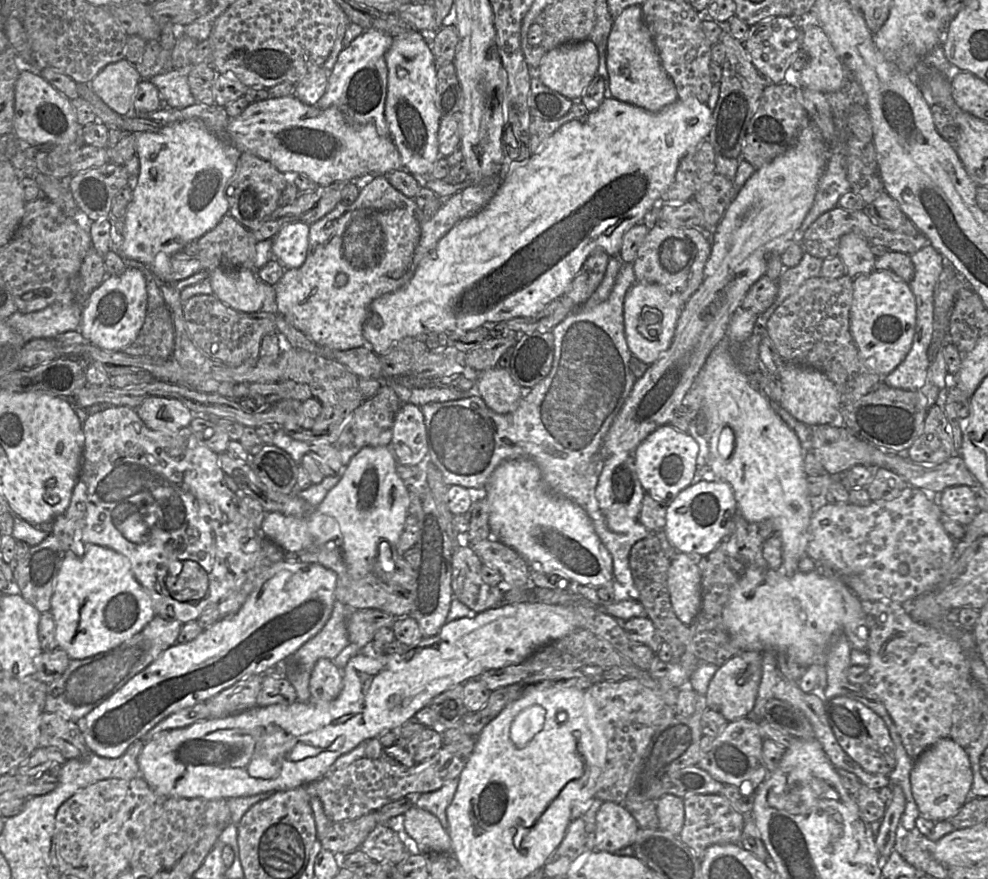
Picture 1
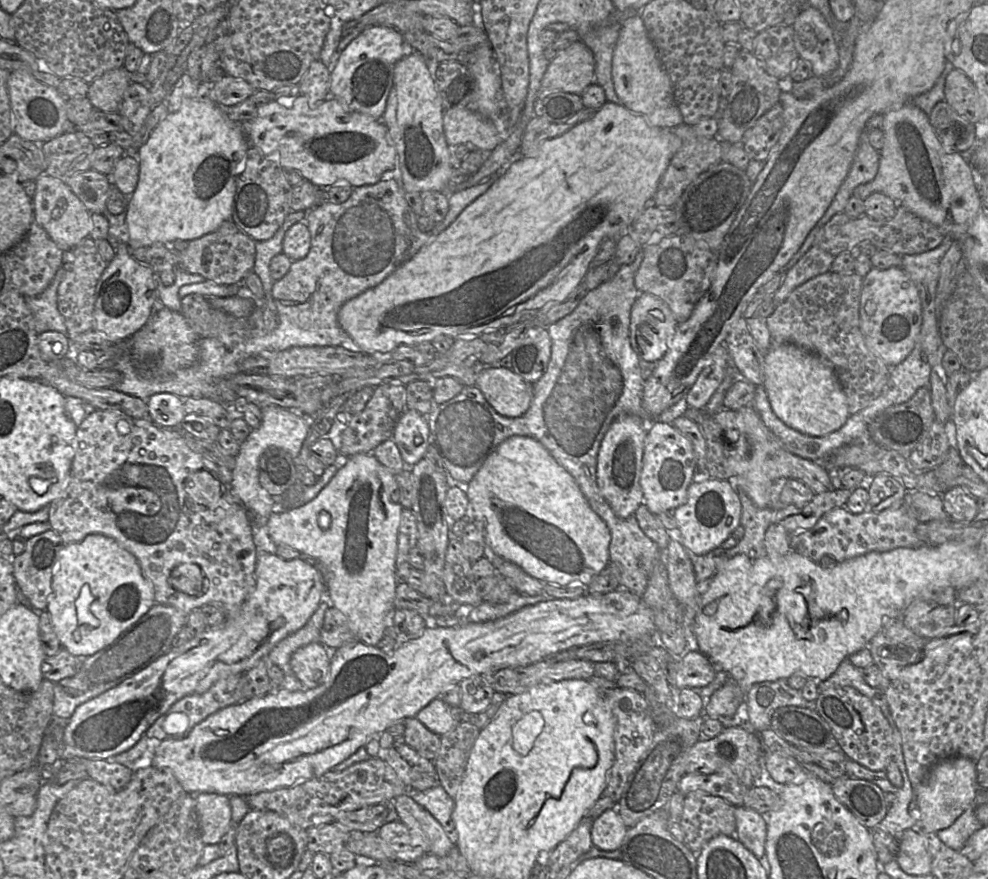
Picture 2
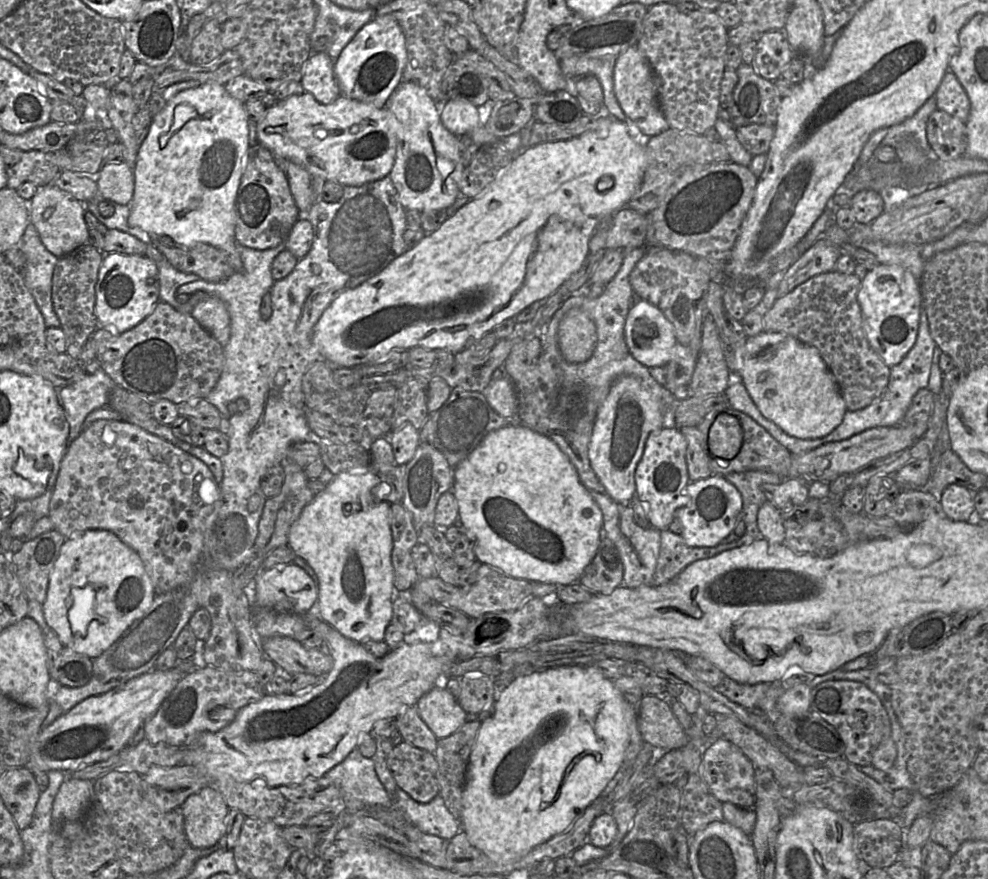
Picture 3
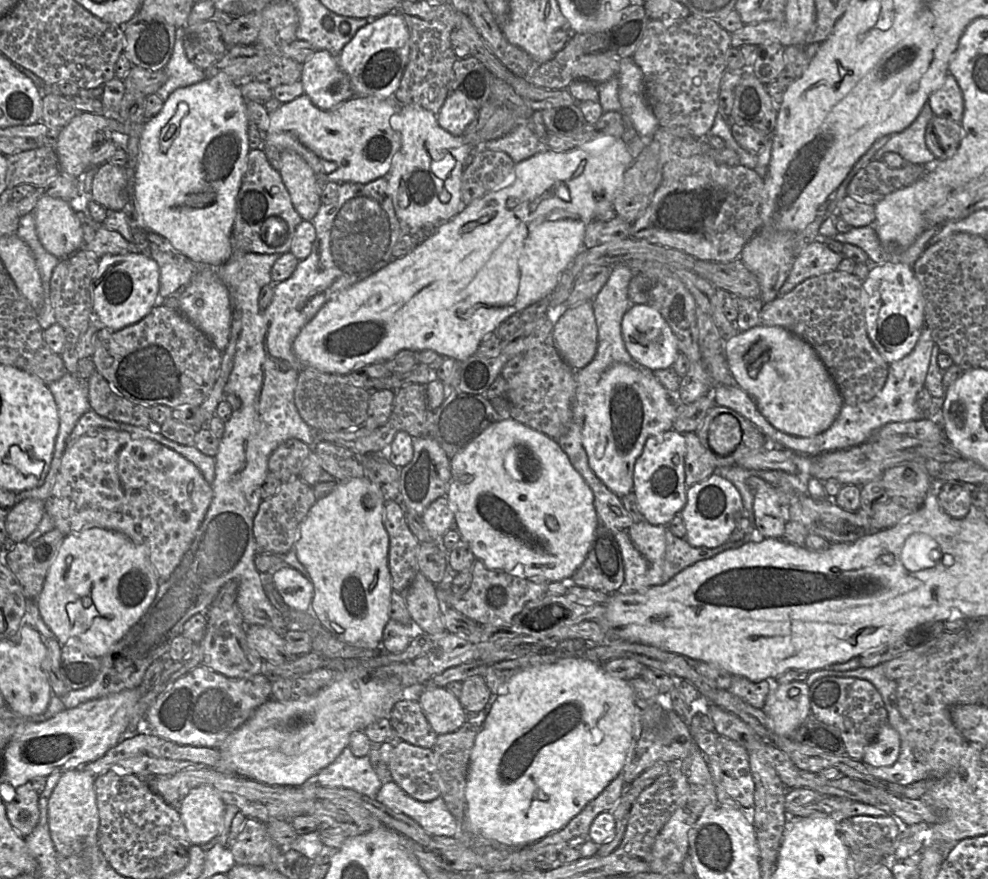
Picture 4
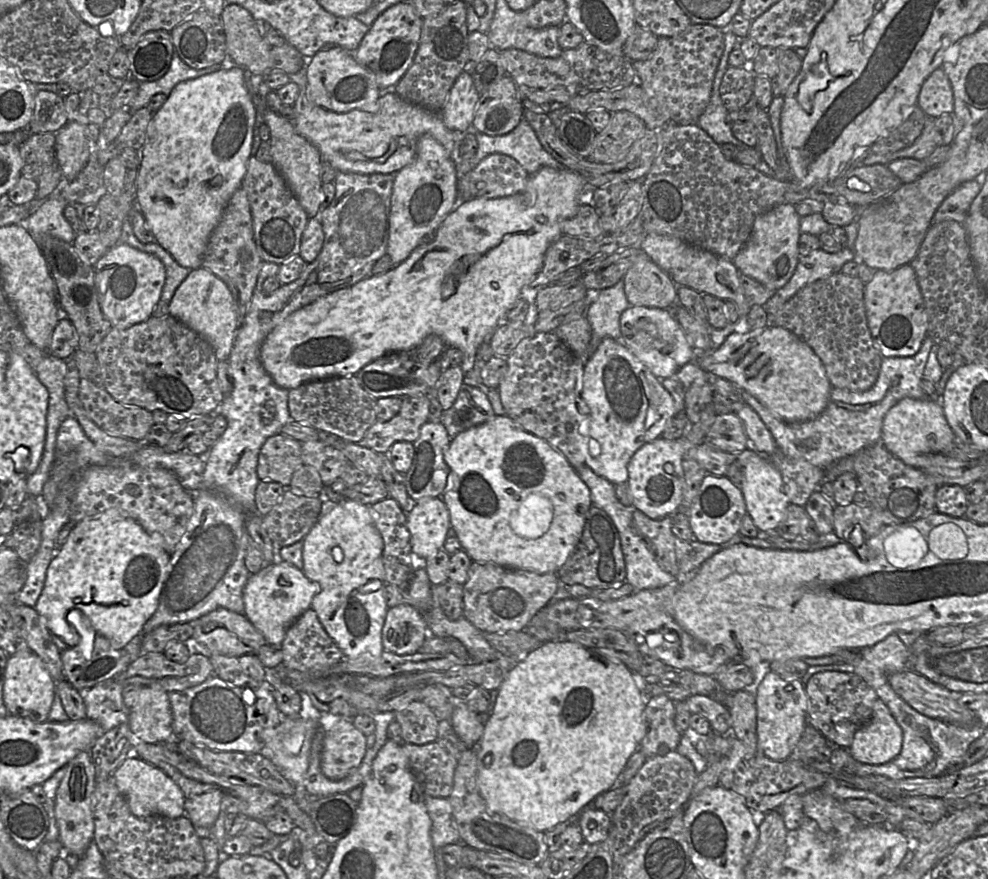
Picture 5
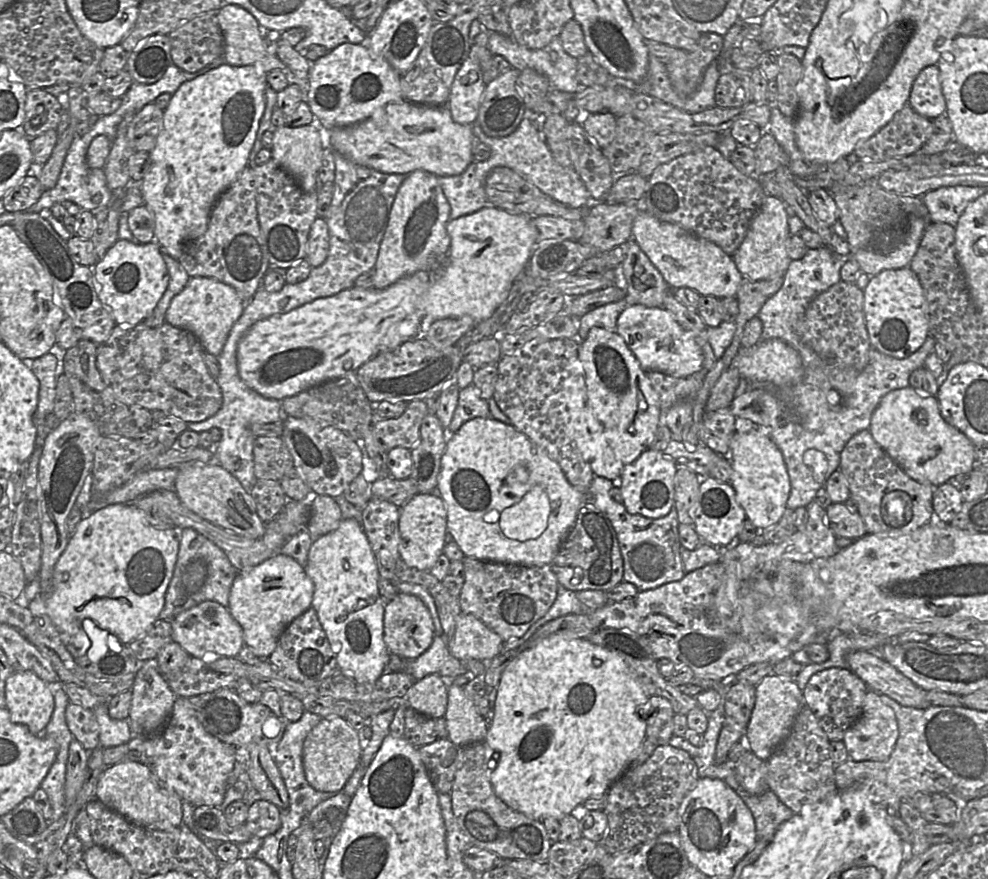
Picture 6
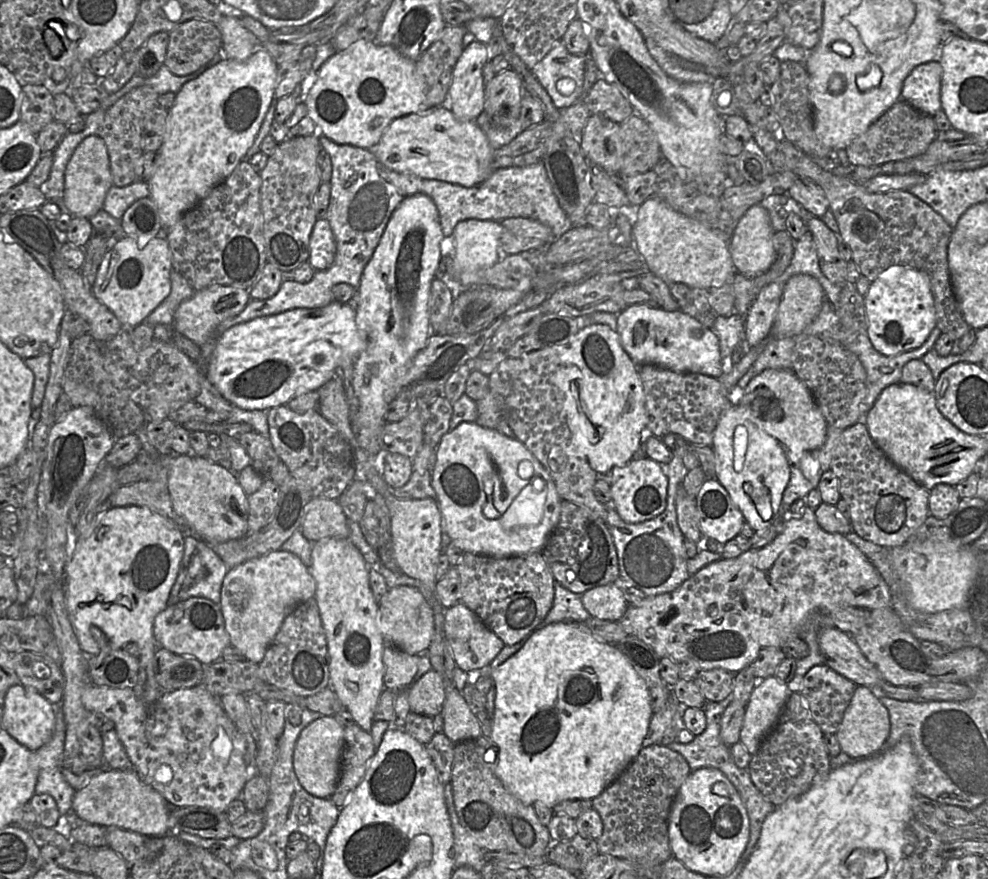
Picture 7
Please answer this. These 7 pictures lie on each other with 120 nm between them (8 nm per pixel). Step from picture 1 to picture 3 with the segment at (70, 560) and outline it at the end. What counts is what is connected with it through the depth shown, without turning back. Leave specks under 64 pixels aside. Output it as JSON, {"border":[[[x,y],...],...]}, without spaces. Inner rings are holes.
{"border":[[[90,529],[66,538],[51,571],[42,609],[48,626],[57,634],[63,646],[93,660],[124,635],[151,606],[155,596],[151,579],[138,553],[113,532]]]}

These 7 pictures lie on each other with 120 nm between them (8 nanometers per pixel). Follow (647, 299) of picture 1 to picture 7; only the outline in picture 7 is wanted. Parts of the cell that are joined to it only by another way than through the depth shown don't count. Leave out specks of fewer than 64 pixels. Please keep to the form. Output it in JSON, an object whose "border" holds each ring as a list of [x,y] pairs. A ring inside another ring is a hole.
{"border":[[[633,304],[617,314],[620,343],[638,365],[652,364],[678,373],[699,373],[719,378],[733,368],[732,356],[722,359],[717,335],[682,310],[666,311],[659,306]]]}

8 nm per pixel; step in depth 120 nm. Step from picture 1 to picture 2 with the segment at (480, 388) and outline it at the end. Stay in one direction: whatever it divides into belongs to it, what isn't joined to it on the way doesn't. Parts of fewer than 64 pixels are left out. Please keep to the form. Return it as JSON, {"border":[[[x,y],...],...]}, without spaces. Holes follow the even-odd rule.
{"border":[[[485,367],[478,375],[475,386],[501,416],[520,417],[531,405],[533,385],[511,369]]]}

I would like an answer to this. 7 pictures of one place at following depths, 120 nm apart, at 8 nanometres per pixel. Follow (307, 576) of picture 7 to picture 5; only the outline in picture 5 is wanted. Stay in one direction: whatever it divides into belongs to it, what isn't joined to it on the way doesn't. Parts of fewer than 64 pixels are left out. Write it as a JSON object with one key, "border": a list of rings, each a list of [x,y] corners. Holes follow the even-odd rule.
{"border":[[[284,560],[279,564],[265,565],[259,572],[250,575],[243,589],[244,615],[263,634],[267,644],[281,645],[289,626],[311,607],[318,590],[319,585],[309,580],[302,570],[290,562]]]}

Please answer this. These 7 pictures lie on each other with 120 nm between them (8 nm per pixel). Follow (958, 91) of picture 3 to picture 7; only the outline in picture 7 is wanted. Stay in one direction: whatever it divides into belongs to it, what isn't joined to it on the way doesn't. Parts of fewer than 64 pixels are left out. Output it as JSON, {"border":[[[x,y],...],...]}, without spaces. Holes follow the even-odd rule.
{"border":[[[939,61],[920,64],[903,81],[901,98],[917,111],[934,117],[942,109],[941,80]]]}

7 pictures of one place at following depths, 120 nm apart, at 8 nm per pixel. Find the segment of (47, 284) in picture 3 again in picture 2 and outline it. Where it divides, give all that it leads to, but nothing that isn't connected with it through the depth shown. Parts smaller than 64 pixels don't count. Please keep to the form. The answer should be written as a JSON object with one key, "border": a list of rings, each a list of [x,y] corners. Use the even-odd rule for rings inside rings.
{"border":[[[60,267],[43,293],[38,296],[24,296],[33,316],[34,329],[38,334],[57,331],[67,336],[67,327],[57,303],[57,290],[64,275],[65,270]]]}

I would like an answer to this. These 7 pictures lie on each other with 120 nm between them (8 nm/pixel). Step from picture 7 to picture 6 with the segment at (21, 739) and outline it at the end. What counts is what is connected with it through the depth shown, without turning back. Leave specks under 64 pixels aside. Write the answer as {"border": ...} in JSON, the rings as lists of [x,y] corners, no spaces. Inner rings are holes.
{"border":[[[14,671],[5,684],[6,709],[10,720],[25,725],[33,735],[39,735],[46,729],[54,711],[54,690],[32,671]]]}

